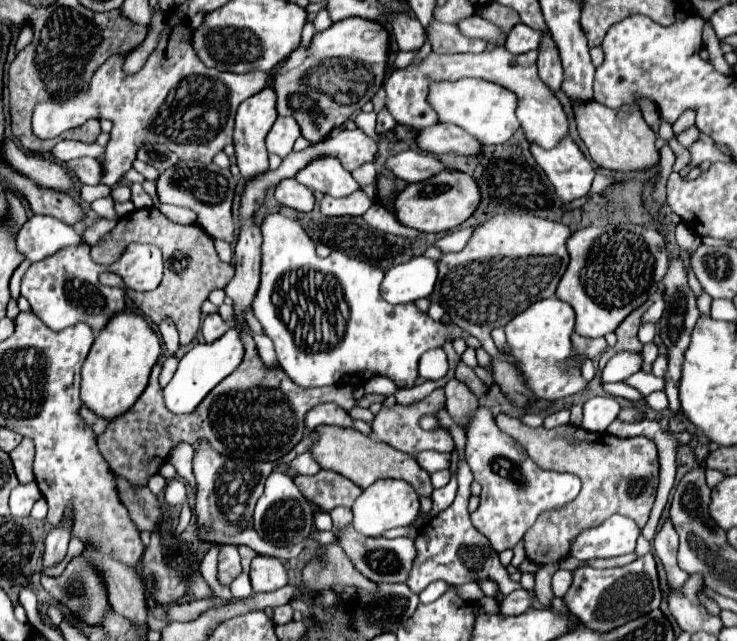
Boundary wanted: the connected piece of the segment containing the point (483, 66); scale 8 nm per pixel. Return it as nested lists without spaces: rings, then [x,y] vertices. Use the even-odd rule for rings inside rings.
[[[495,48],[493,52],[485,50],[481,54],[471,54],[471,52],[437,54],[437,52],[429,52],[429,56],[423,62],[409,64],[407,68],[399,68],[399,70],[391,72],[391,76],[385,82],[385,92],[387,92],[385,106],[391,112],[391,116],[397,120],[397,124],[403,124],[403,126],[409,126],[415,130],[423,130],[423,128],[439,122],[437,112],[427,102],[429,86],[433,82],[445,82],[445,80],[453,82],[453,80],[459,80],[465,76],[483,78],[483,80],[501,84],[503,88],[509,88],[511,92],[517,94],[517,98],[519,98],[517,118],[521,122],[521,128],[525,132],[527,142],[549,150],[549,148],[555,148],[565,136],[569,136],[569,120],[567,120],[563,106],[555,98],[555,94],[539,78],[535,62],[537,62],[537,50],[527,52],[527,54],[519,54],[519,56],[507,52],[505,48]]]

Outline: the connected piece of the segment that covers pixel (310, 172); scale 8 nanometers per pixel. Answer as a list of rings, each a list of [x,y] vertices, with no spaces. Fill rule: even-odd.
[[[333,156],[311,160],[305,168],[301,168],[295,174],[295,180],[311,188],[313,192],[331,196],[349,196],[355,190],[359,190],[359,184],[351,176],[351,172],[345,170],[343,164],[337,162],[337,158]]]

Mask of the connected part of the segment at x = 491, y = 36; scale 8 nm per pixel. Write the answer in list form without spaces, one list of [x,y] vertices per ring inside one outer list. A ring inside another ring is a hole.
[[[479,14],[463,18],[455,26],[459,28],[459,32],[463,36],[469,36],[469,38],[483,38],[485,42],[497,42],[501,46],[505,42],[505,34],[497,26],[493,26],[491,22],[487,22],[485,18],[481,18]]]

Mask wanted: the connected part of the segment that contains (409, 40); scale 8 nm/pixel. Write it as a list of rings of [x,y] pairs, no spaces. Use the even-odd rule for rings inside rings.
[[[393,12],[389,14],[387,20],[393,28],[399,50],[417,50],[423,46],[423,40],[425,40],[423,26],[415,16],[407,12]]]

